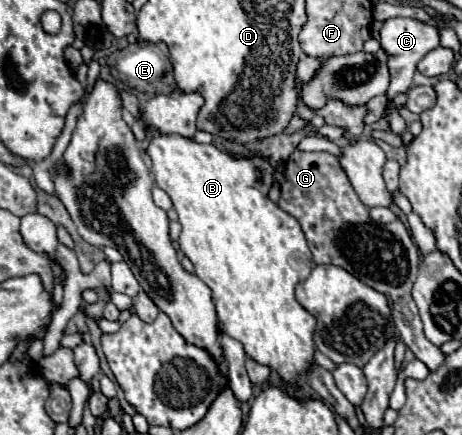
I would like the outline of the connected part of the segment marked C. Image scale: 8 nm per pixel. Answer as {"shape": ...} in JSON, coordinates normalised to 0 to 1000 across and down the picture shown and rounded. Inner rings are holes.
{"shape":[[[855,39],[855,44],[838,44],[820,71],[820,99],[838,122],[838,154],[842,154],[842,172],[846,172],[846,195],[838,205],[838,223],[851,228],[859,214],[881,214],[890,205],[890,186],[894,186],[894,168],[903,159],[903,145],[942,108],[950,108],[950,76],[942,62],[911,53],[903,44],[872,44],[872,39]]]}

